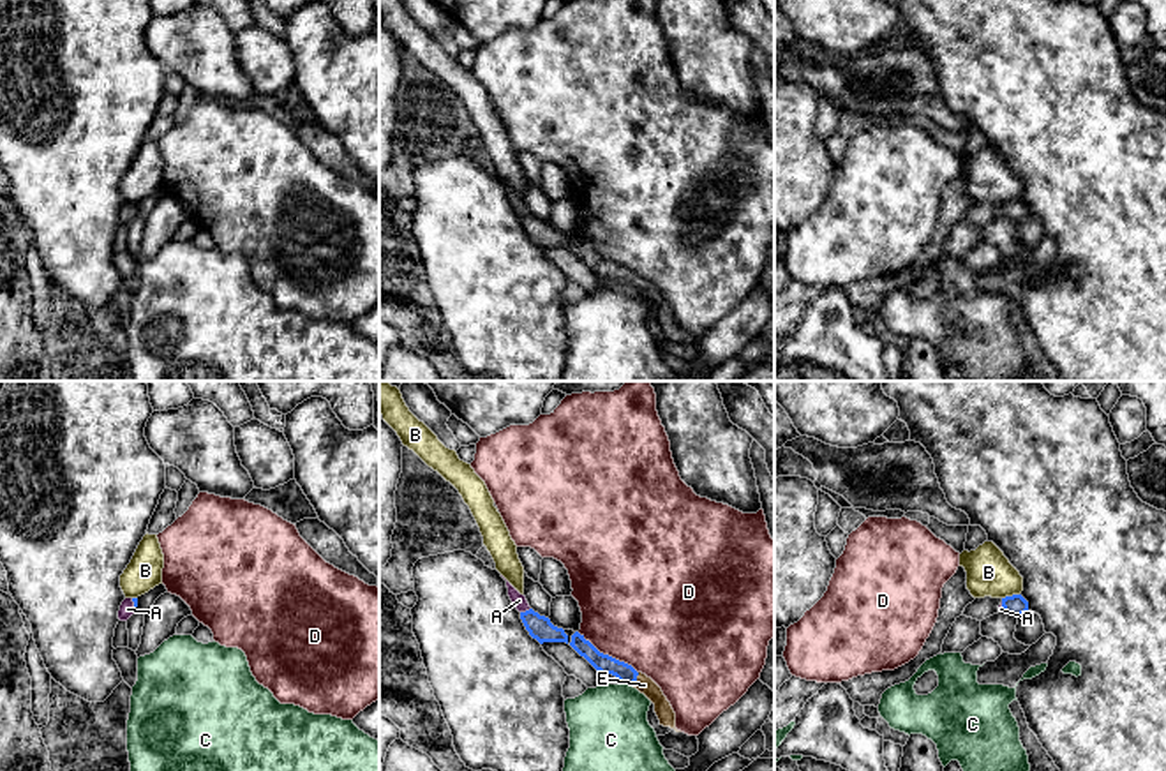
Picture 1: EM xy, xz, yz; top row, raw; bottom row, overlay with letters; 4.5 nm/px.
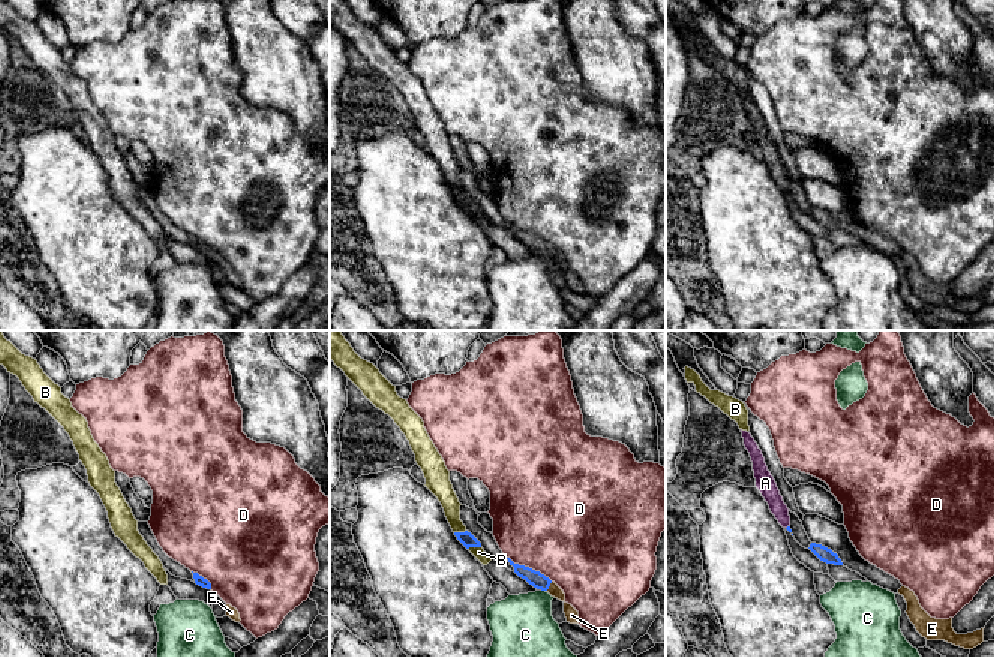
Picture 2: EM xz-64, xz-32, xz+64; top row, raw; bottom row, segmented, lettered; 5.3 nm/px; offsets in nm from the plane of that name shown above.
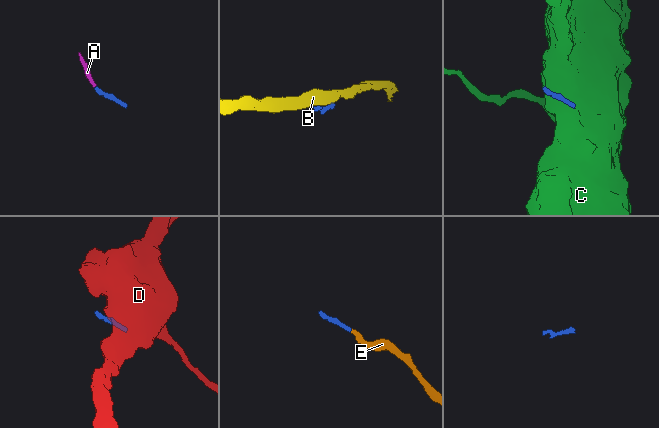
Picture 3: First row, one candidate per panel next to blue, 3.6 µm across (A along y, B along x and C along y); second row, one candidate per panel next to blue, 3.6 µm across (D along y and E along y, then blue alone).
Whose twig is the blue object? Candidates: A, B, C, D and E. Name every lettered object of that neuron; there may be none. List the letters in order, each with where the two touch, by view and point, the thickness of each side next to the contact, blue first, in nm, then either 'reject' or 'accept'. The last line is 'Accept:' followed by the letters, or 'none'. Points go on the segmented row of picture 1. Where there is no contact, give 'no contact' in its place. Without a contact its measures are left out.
A: xz (526, 611) | 110/70 nm | accept
B: yz (1009, 597) | 90/200 nm | reject
C: xz (627, 683) | 90/360 nm | reject
D: xz (607, 655) | 90/500 nm | reject
E: xz (635, 680) | 90/80 nm | accept
Accept: A, E

